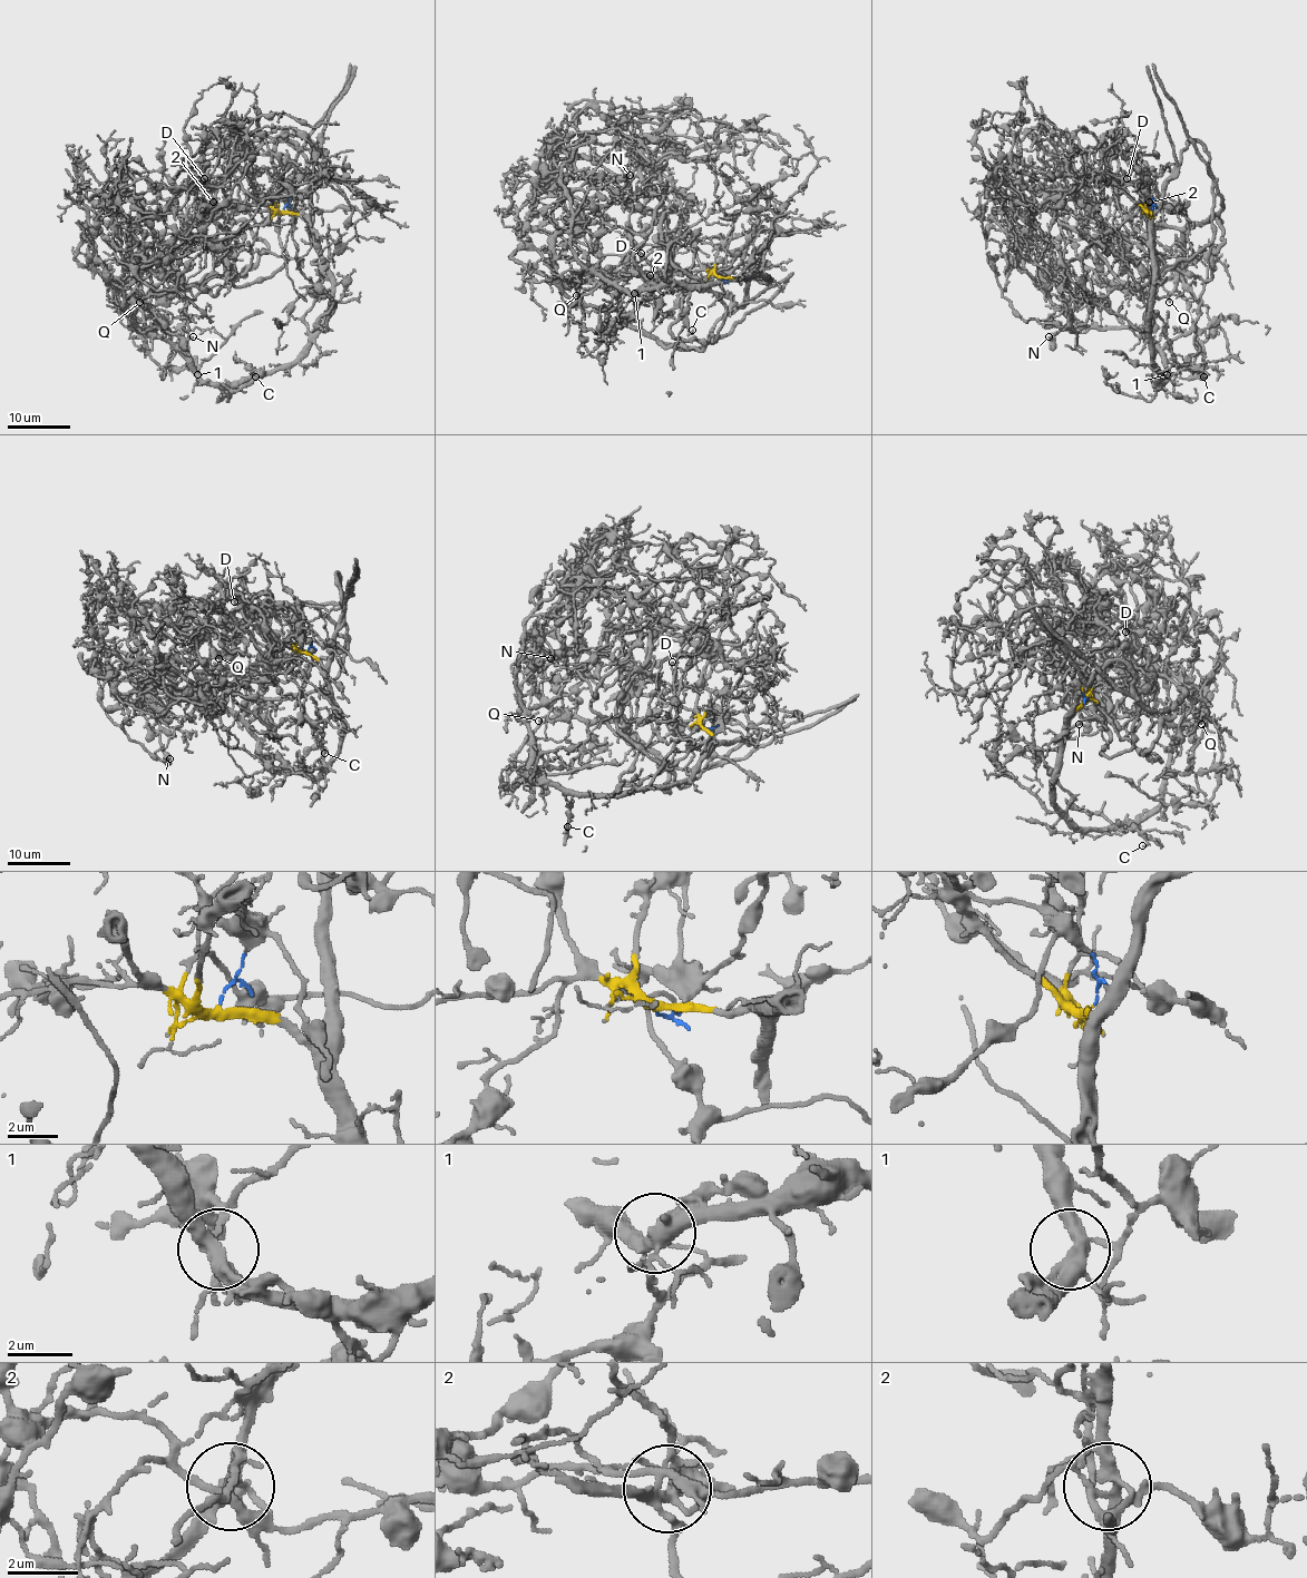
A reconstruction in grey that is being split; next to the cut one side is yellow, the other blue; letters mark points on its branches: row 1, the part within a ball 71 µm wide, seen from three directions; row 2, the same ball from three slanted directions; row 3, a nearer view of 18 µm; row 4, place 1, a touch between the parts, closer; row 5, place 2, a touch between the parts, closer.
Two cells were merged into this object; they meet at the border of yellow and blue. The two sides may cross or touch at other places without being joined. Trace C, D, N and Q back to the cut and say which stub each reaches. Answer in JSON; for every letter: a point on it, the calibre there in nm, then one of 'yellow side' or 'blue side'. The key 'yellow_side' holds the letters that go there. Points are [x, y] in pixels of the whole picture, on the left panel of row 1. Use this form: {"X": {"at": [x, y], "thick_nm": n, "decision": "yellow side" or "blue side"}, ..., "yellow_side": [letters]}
{"C": {"at": [255, 376], "thick_nm": 100, "decision": "yellow side"}, "D": {"at": [204, 178], "thick_nm": 70, "decision": "blue side"}, "N": {"at": [193, 336], "thick_nm": 90, "decision": "yellow side"}, "Q": {"at": [139, 302], "thick_nm": 110, "decision": "blue side"}, "yellow_side": ["C", "N"]}

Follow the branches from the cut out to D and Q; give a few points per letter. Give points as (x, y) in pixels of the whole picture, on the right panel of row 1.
D: (1152, 211), (1152, 198), (1143, 188), (1140, 172), (1144, 168), (1147, 176), (1140, 183), (1130, 183), (1128, 177)
Q: (1152, 211), (1152, 198), (1143, 188), (1144, 168), (1149, 222), (1181, 232), (1170, 302)

